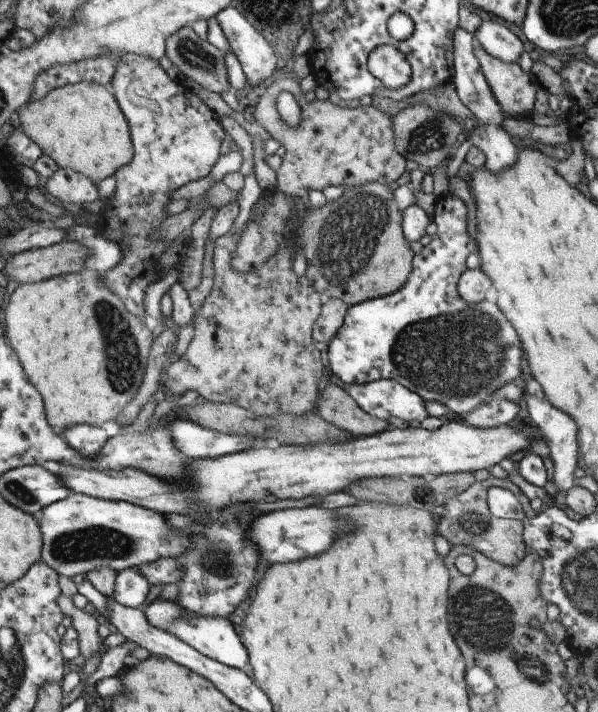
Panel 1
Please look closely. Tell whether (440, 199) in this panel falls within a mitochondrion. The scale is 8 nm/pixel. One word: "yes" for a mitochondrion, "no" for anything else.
no

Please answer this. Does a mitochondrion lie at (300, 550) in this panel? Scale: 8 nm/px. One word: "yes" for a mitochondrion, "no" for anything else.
no

